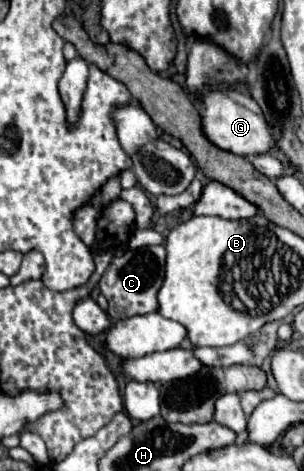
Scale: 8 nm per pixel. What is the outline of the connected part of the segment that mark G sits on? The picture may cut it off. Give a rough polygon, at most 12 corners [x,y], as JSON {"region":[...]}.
{"region":[[238,90],[206,94],[202,128],[238,156],[276,146],[262,108]]}

